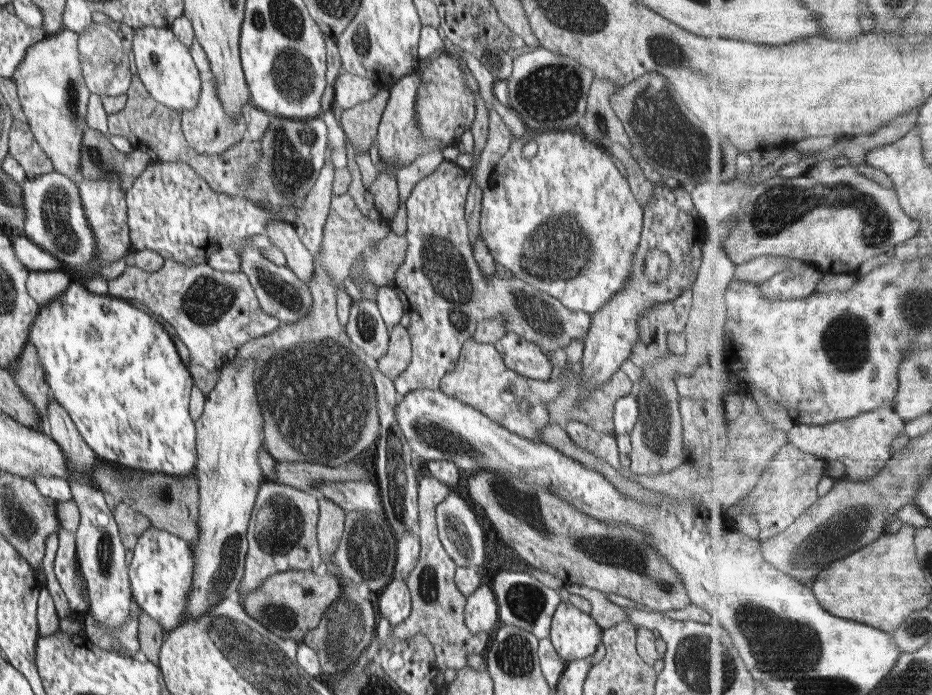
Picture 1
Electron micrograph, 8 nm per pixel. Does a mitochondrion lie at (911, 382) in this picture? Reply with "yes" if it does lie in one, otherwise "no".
no

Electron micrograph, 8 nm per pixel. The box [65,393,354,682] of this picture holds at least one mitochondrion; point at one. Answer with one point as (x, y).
(279, 529)

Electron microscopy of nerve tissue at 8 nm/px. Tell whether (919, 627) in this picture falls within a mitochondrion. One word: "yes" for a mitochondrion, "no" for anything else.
yes

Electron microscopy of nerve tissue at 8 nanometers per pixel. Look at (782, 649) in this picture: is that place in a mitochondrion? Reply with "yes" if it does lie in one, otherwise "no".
yes

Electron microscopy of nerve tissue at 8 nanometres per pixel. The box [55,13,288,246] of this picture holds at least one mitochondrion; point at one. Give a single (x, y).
(73, 103)

